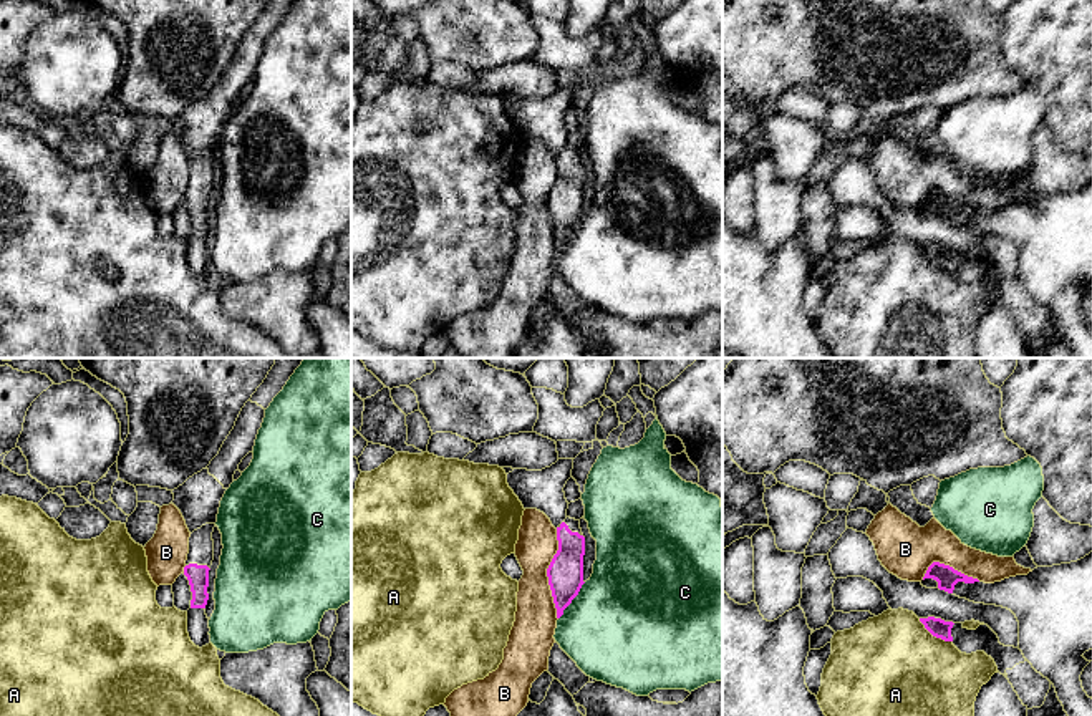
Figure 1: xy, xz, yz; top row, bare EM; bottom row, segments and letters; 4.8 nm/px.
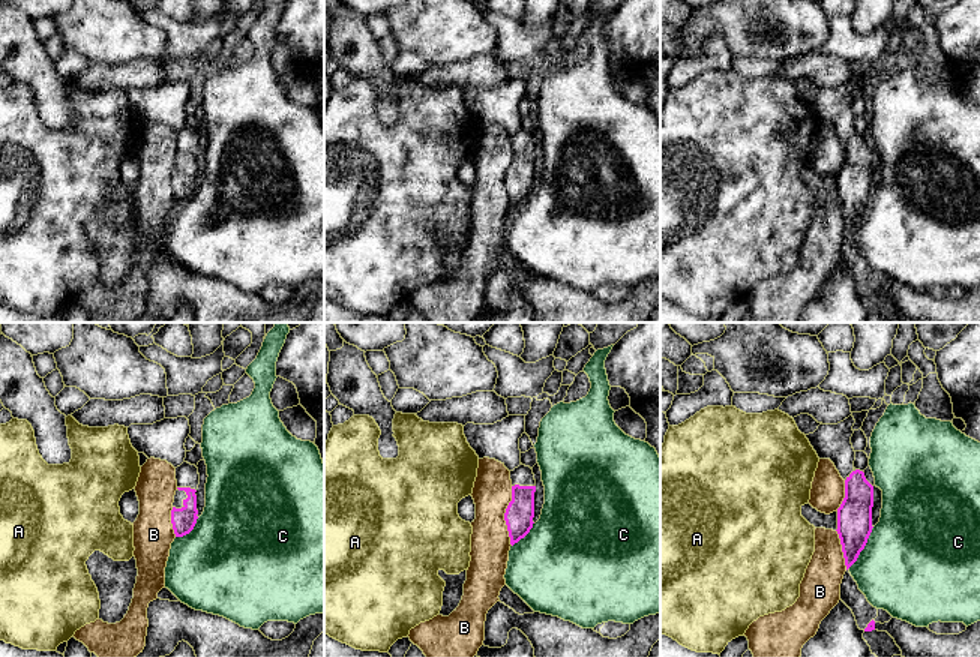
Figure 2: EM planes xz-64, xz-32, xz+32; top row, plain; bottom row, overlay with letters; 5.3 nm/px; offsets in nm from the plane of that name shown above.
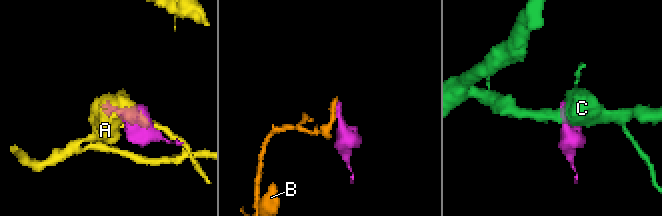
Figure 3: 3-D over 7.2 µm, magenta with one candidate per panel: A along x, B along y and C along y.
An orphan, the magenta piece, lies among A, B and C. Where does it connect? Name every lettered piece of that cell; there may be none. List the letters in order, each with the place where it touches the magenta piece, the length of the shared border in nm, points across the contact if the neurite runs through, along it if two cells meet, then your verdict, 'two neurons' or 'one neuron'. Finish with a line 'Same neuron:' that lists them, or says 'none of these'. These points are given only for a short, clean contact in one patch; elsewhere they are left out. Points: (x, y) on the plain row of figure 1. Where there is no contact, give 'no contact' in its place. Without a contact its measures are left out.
A: contact yz (935, 264); length 200 nm; border yz (918, 247), (933, 264), (951, 270); two neurons
B: contact xz (547, 203); length 440 nm; two neurons
C: contact xz (572, 227); length 220 nm; two neurons
Same neuron: none of these

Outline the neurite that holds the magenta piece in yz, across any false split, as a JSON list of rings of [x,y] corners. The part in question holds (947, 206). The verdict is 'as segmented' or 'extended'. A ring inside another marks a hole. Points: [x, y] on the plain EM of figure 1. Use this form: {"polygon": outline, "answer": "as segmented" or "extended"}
{"polygon": [[[933,191],[933,192],[928,196],[928,199],[926,199],[923,209],[925,209],[925,207],[933,207],[933,209],[936,209],[936,210],[938,210],[938,217],[940,217],[940,219],[945,219],[945,220],[948,220],[948,222],[953,222],[954,214],[956,214],[958,210],[964,210],[964,212],[979,210],[978,207],[968,206],[968,204],[964,204],[964,202],[954,199],[953,196],[945,194],[945,192],[940,192],[940,191]]], "answer": "as segmented"}

